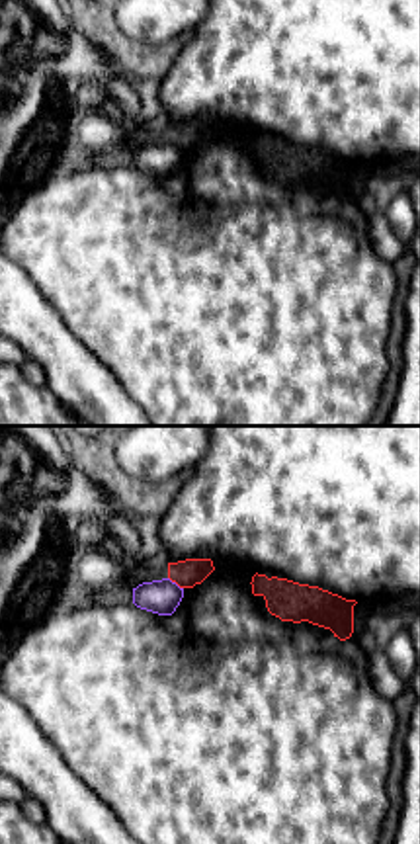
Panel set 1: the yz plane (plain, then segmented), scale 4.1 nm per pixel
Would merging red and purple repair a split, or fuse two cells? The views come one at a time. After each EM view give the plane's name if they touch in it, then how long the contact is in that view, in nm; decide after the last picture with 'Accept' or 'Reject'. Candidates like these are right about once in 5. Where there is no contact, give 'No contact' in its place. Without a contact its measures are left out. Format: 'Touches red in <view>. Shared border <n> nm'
Touches red in yz. Shared border 80 nm

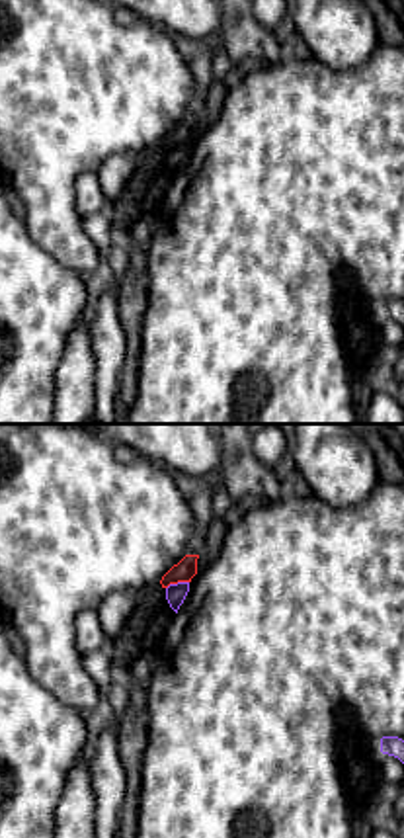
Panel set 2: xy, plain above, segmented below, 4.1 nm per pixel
Touches red in xy. Shared border 100 nm

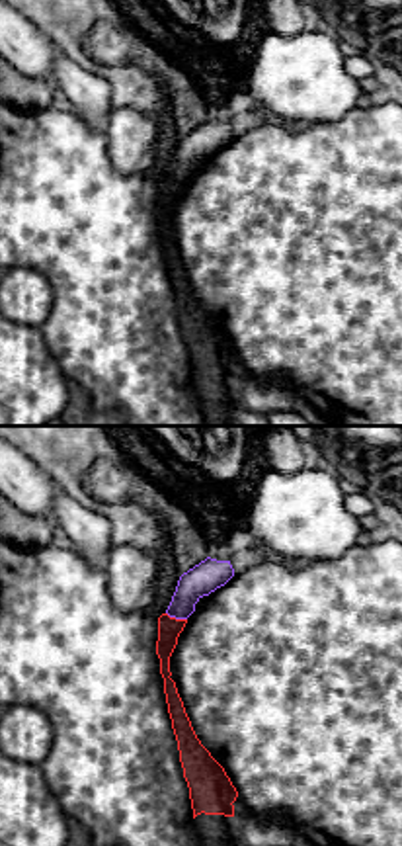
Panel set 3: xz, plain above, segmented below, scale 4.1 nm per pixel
Touches red in xz. Shared border 90 nm

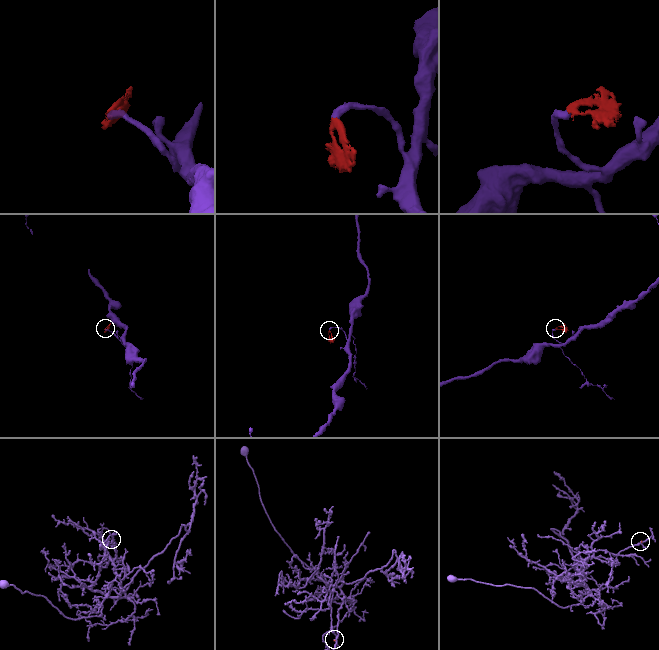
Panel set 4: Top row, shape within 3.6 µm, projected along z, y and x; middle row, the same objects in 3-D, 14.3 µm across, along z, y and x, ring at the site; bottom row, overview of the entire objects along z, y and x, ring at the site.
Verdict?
Reject

